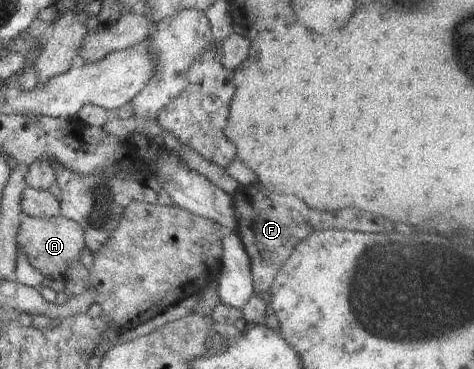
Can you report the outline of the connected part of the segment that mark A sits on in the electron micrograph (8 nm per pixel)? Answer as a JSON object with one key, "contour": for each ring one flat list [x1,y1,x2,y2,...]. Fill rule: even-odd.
{"contour":[[21,214,16,241,17,247,20,246,24,250,25,258,44,279,64,279,68,266,72,266,72,261,80,262,80,251,86,248,83,229,76,222,61,216,40,218]]}

